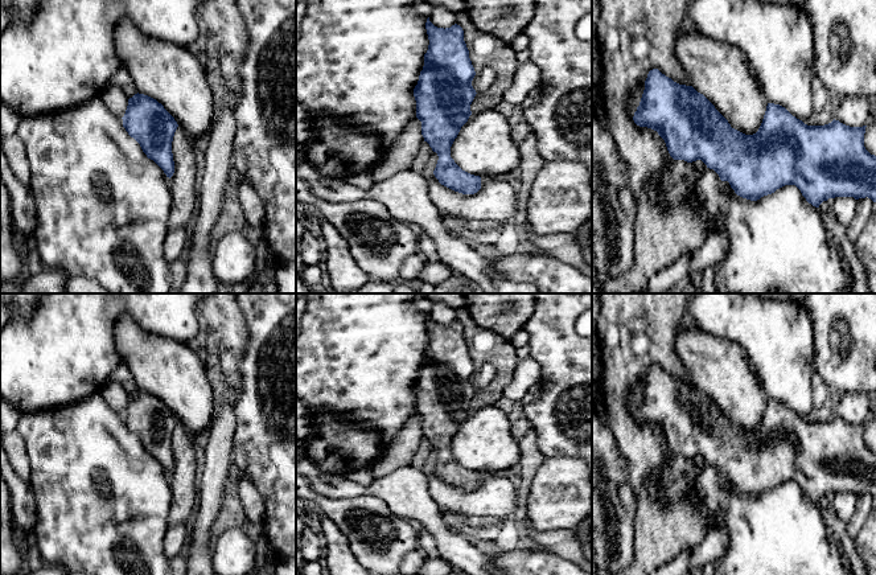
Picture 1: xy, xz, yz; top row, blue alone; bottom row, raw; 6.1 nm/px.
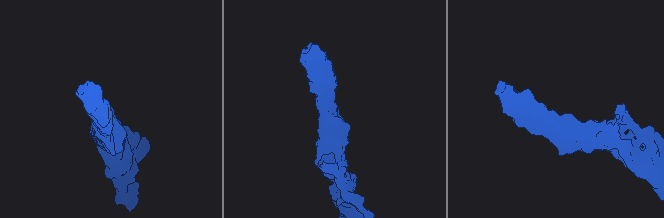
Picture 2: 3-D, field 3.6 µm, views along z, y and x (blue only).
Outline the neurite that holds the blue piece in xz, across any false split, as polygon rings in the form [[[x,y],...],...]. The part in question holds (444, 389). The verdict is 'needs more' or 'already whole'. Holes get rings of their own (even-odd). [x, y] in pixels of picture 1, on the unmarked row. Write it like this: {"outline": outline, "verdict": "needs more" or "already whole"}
{"outline": [[[429,313],[427,315],[425,325],[429,341],[424,350],[423,366],[414,385],[416,414],[421,418],[424,438],[427,438],[439,452],[433,467],[439,479],[455,488],[474,490],[481,485],[481,473],[462,467],[451,453],[451,443],[461,423],[472,411],[470,401],[477,390],[472,382],[476,367],[464,337],[464,326],[457,320],[445,325],[437,324],[429,317]]], "verdict": "already whole"}

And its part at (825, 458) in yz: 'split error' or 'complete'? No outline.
complete

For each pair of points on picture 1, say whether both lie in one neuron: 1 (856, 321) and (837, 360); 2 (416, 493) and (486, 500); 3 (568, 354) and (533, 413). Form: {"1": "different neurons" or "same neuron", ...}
{"1": "same neuron", "2": "different neurons", "3": "same neuron"}

